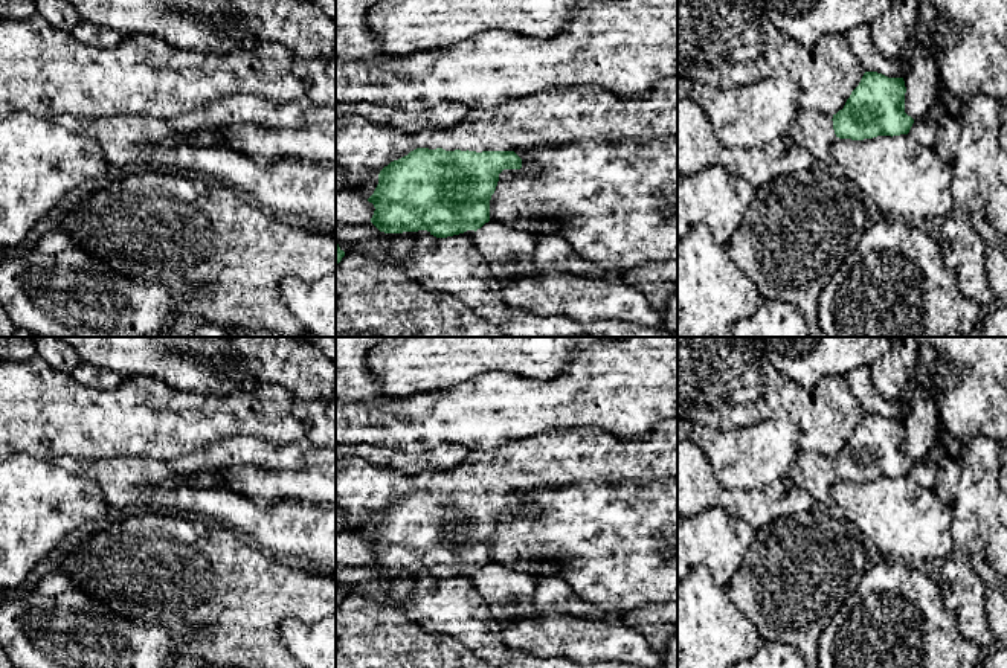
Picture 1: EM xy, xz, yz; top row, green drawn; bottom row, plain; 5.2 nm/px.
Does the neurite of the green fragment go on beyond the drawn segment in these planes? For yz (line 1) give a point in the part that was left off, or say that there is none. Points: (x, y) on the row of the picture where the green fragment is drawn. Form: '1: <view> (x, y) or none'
1: yz (813, 131)

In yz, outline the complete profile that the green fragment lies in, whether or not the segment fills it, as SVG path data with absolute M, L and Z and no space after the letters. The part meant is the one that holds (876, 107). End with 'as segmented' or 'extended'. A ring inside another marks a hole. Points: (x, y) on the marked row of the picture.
M865 72L844 108L832 117L819 111L799 108L790 130L790 137L799 148L806 149L813 160L827 163L833 159L832 148L836 137L864 140L877 136L893 137L908 134L914 119L905 113L905 93L903 78L888 78L877 72Z | extended

